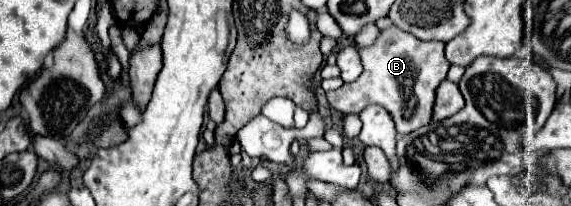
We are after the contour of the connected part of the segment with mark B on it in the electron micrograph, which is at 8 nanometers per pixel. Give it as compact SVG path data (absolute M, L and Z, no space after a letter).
M391 26L381 32L373 46L359 48L363 74L355 82L327 92L327 100L331 108L345 114L359 114L369 104L381 104L393 116L397 132L411 134L431 122L435 90L449 70L443 48L443 42L421 42L409 32Z

